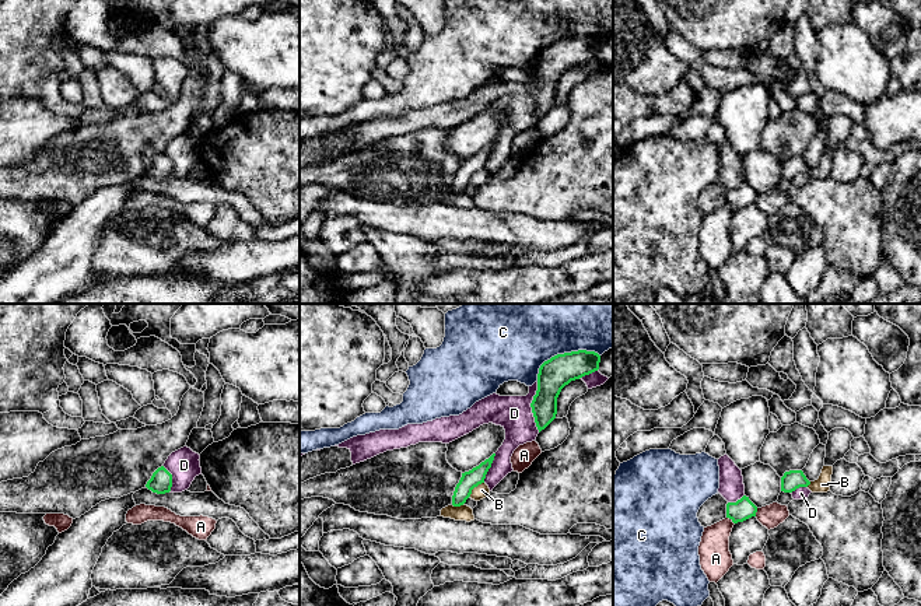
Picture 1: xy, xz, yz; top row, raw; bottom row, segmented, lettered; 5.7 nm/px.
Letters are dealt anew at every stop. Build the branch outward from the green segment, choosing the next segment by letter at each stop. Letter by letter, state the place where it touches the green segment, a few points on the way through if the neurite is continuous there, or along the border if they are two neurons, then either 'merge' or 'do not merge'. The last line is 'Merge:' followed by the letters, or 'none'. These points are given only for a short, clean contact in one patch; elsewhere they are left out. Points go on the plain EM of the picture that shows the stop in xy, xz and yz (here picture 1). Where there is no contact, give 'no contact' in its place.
A: meets green in yz at (732, 207); do not merge
B: meets green in xz at (475, 172); border along xz (483, 168), (469, 182); do not merge
C: meets green in xz at (561, 41); do not merge
D: meets green in xz at (531, 93); do not merge
Merge: none

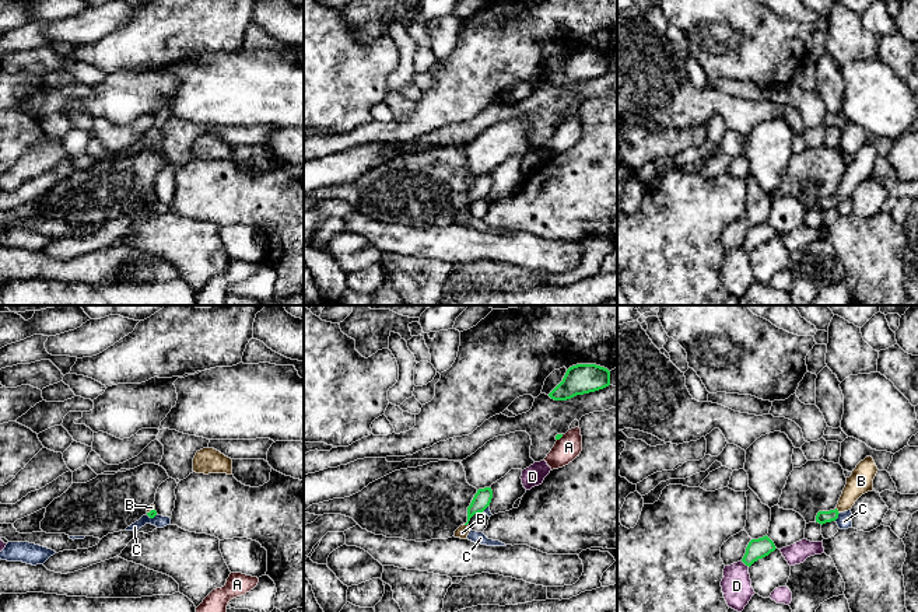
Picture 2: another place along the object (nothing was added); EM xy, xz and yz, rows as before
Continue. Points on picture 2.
A: meets green in xz at (560, 123); do not merge
B: meets green in yz at (837, 196); runs through yz (822, 203), (831, 202), (837, 196), (861, 167); merge
C: meets green in yz at (837, 203); border along yz (840, 199), (834, 206); do not merge
D: meets green in yz at (745, 249); do not merge
Merge: B

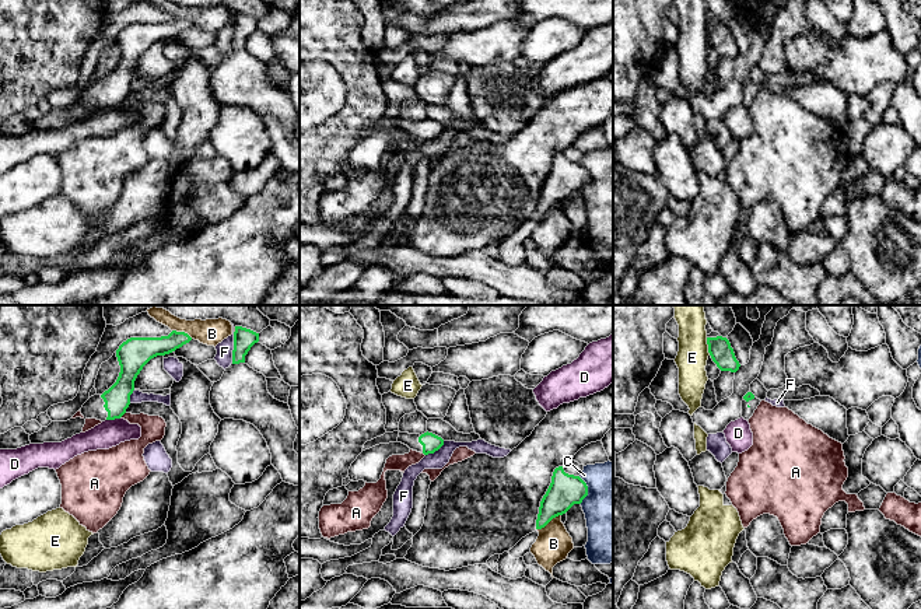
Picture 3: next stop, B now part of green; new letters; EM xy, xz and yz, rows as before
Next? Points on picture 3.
A: meets green in xy at (122, 101); do not merge
B: meets green in xz at (549, 207); do not merge
C: meets green in xz at (587, 177); border along xz (578, 163), (587, 172), (587, 182), (581, 189); do not merge
D: meets green in xy at (114, 105); border along xy (121, 102), (107, 107); do not merge
E: meets green in yz at (708, 32); border along yz (706, 24), (710, 41); do not merge
F: meets green in xy at (234, 34); do not merge
Merge: none

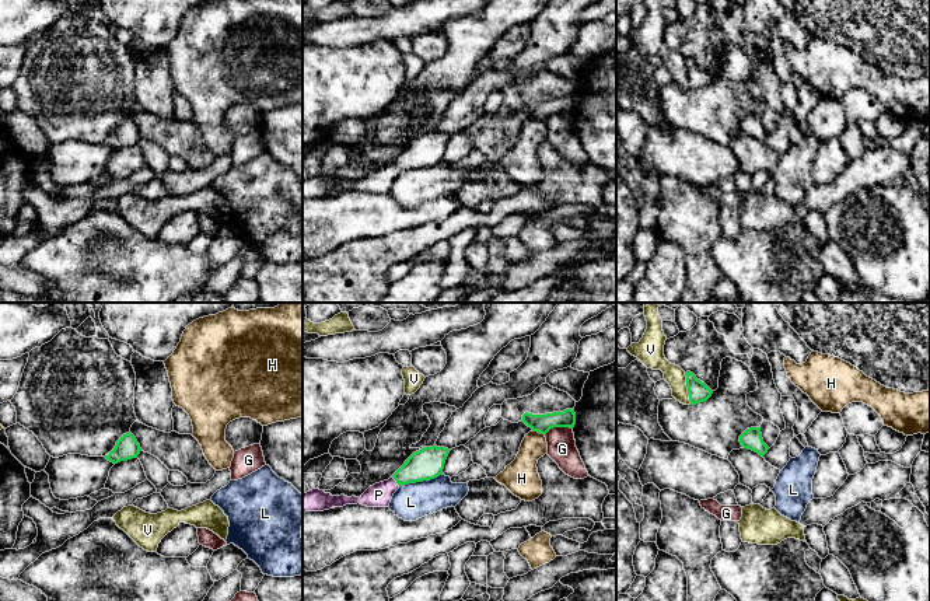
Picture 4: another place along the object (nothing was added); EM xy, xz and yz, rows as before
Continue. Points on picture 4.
G: meets green in xz at (558, 112); border along xz (572, 114), (552, 114), (545, 121); do not merge
H: meets green in xz at (539, 118); border along xz (534, 116), (544, 121); do not merge
L: meets green in xz at (420, 167); do not merge
P: meets green in xz at (397, 168); runs through xz (426, 150), (405, 160), (397, 168), (378, 181); merge
V: meets green in yz at (688, 74); do not merge
Merge: P

